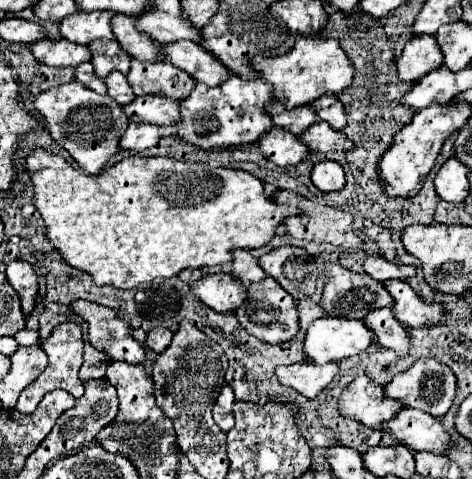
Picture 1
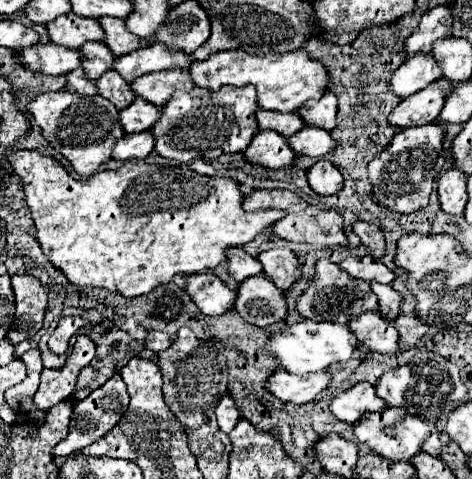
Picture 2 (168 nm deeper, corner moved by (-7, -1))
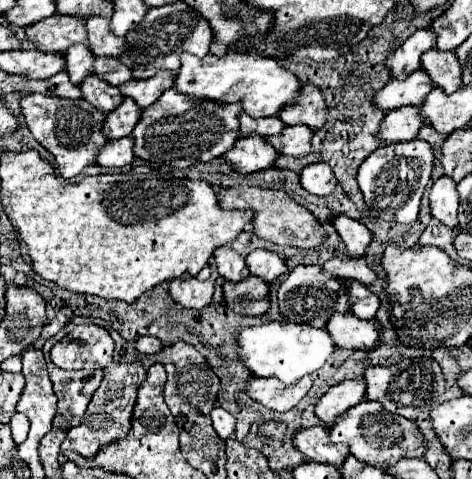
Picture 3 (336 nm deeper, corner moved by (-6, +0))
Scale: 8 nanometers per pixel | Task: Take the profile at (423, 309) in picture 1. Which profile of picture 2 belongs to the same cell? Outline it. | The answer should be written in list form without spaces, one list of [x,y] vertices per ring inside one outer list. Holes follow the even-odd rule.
[[[372,281],[370,287],[372,287],[372,293],[376,293],[376,297],[380,299],[380,309],[378,309],[378,313],[384,315],[384,319],[394,321],[394,319],[400,315],[402,295],[396,293],[390,285],[382,285],[382,283],[376,283],[376,281]]]

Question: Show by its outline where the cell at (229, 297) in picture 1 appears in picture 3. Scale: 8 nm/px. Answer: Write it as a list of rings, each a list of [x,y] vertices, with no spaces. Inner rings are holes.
[[[183,274],[169,284],[171,298],[185,306],[185,308],[205,308],[213,298],[213,282],[211,280],[197,280],[191,274]]]

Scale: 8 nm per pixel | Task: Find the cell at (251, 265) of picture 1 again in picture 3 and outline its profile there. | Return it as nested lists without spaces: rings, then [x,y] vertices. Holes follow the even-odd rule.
[[[223,246],[223,248],[215,250],[213,256],[215,256],[215,262],[217,262],[217,270],[225,280],[241,282],[243,278],[251,276],[251,272],[245,264],[245,258],[239,252],[235,252],[233,248]]]

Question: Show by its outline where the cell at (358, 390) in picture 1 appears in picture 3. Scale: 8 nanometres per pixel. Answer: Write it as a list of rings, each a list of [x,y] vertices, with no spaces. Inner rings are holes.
[[[345,380],[337,386],[331,386],[327,390],[327,394],[323,394],[323,398],[315,406],[315,414],[327,426],[333,426],[333,422],[339,414],[347,412],[349,408],[353,408],[361,400],[365,400],[365,382]]]

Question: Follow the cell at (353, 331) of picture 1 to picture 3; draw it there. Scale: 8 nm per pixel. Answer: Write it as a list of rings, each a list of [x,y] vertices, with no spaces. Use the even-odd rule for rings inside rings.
[[[289,320],[267,322],[261,326],[249,326],[239,332],[239,346],[245,366],[253,376],[275,376],[285,384],[293,384],[299,378],[313,374],[333,354],[335,342],[327,330],[317,330],[307,324],[295,324]]]

